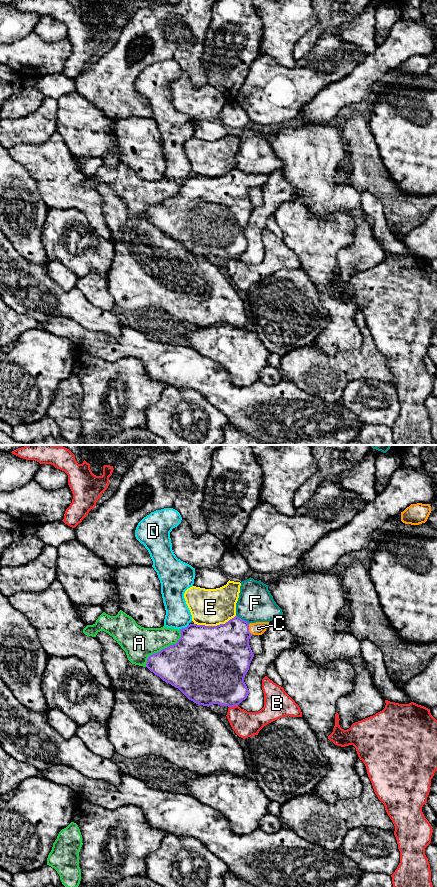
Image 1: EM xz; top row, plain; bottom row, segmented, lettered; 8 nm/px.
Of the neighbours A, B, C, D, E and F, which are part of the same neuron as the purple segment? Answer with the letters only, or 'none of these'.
C

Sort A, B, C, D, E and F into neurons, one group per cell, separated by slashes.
A / B / C / D / E / F

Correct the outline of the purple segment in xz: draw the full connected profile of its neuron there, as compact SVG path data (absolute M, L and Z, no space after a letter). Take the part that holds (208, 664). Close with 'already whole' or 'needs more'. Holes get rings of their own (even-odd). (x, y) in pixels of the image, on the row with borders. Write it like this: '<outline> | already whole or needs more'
M238 616L217 626L190 624L186 628L180 629L181 637L176 644L150 655L146 667L166 683L178 688L189 700L198 705L207 707L212 704L228 707L238 706L249 694L244 682L254 657L249 645L249 638L252 635L262 635L268 626L269 622L248 623Z | needs more

